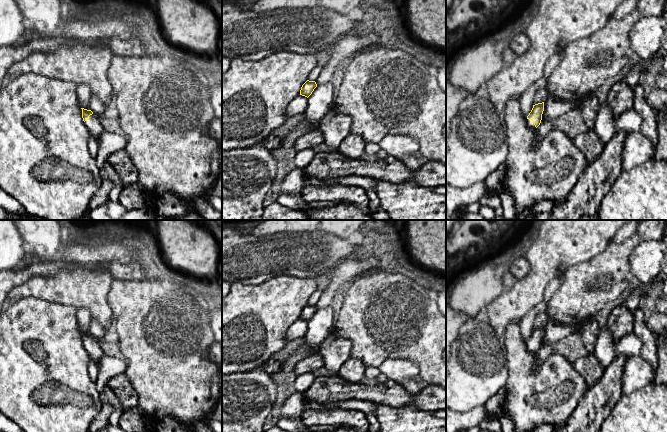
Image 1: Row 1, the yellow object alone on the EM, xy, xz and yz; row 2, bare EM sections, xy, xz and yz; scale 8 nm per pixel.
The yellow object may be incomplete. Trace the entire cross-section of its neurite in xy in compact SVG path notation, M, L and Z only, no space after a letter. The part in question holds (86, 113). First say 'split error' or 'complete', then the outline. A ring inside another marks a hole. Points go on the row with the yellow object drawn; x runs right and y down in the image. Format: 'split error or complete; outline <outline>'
split error; outline M82 109L82 118L88 128L89 134L95 137L97 140L104 132L104 129L100 123L99 117L91 110Z

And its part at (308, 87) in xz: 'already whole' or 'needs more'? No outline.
already whole

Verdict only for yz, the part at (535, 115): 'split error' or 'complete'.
split error

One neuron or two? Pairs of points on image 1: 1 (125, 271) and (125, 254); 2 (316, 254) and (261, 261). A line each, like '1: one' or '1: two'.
1: two
2: one

